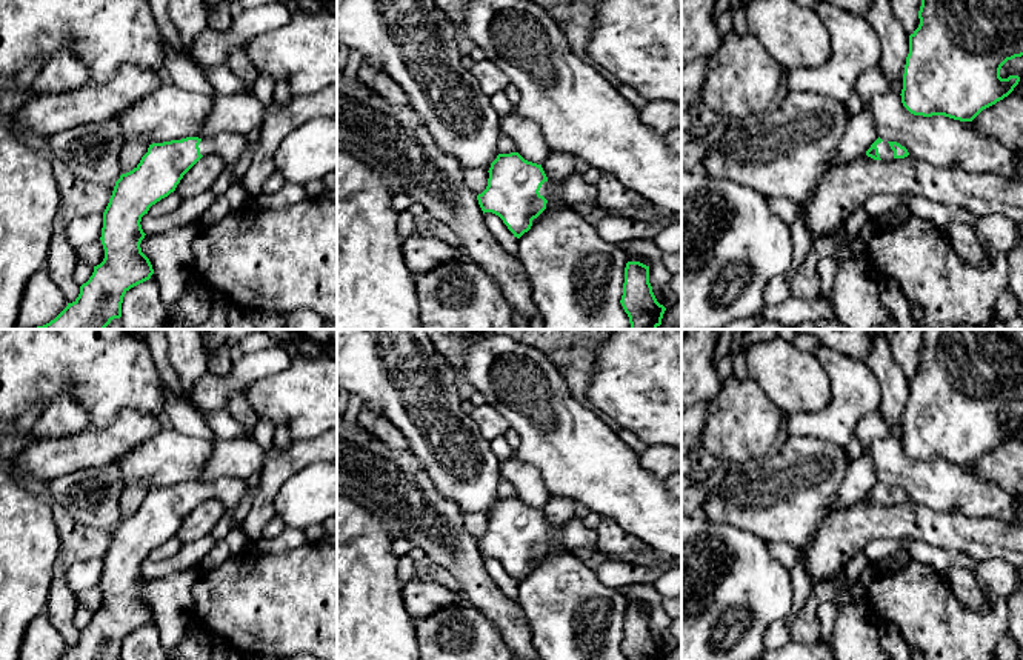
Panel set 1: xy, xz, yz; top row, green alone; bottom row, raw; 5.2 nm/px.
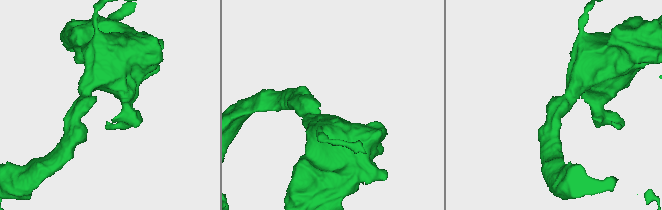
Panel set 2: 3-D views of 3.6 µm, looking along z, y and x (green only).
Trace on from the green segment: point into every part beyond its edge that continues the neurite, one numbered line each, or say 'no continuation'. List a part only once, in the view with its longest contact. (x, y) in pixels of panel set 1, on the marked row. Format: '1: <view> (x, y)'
1: xz (576, 190)

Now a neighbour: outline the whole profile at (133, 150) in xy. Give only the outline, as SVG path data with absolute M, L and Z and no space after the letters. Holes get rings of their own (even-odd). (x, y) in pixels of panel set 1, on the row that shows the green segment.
M145 138L126 140L120 152L120 172L126 174L137 168L148 148L149 143Z

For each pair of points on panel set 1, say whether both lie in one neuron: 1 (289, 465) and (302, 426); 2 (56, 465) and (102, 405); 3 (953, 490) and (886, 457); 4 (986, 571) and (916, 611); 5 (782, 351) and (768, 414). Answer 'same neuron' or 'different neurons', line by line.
1: different neurons
2: different neurons
3: same neuron
4: different neurons
5: different neurons

